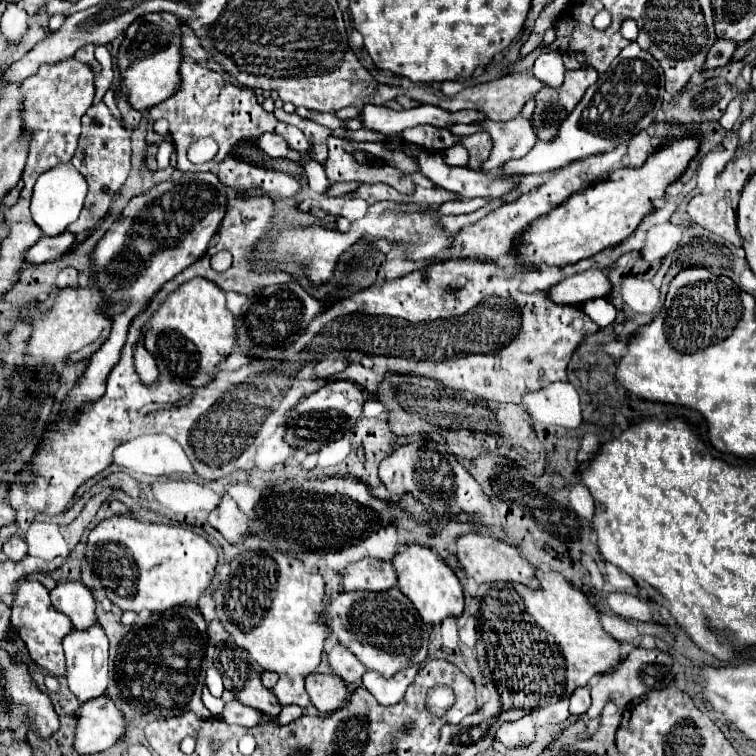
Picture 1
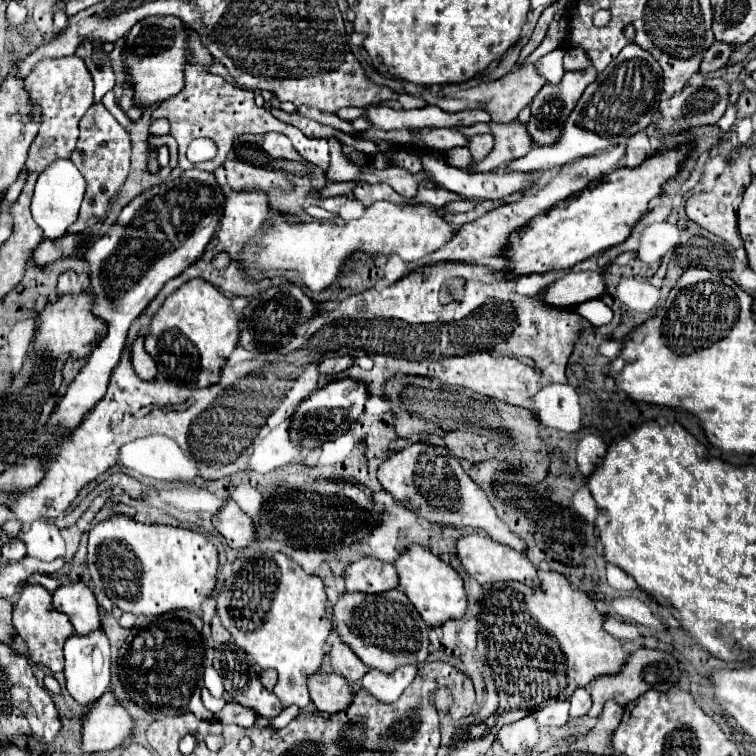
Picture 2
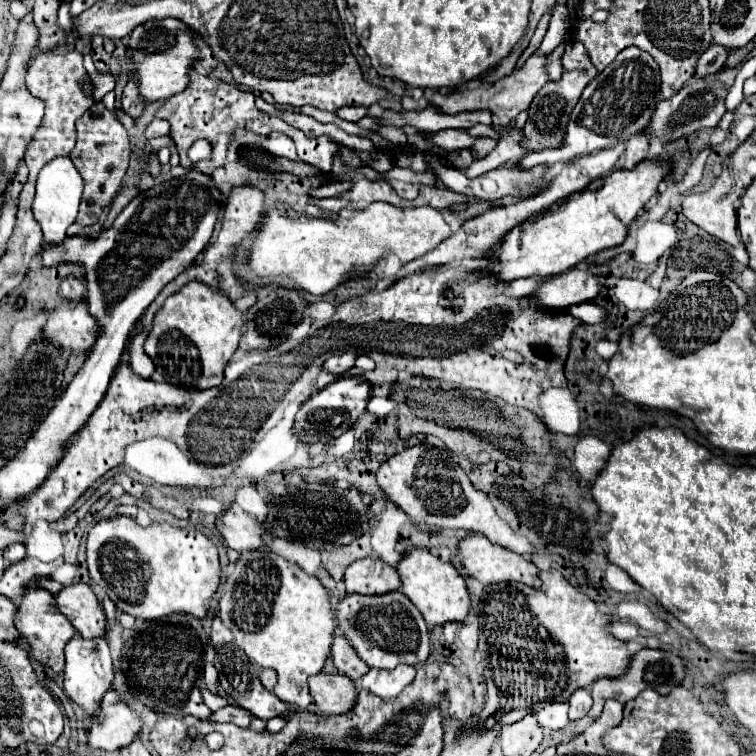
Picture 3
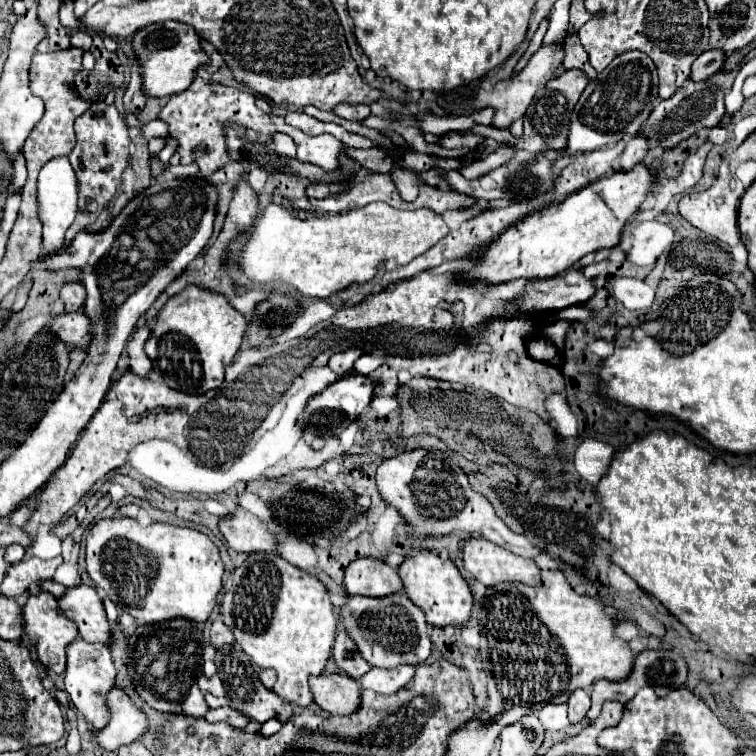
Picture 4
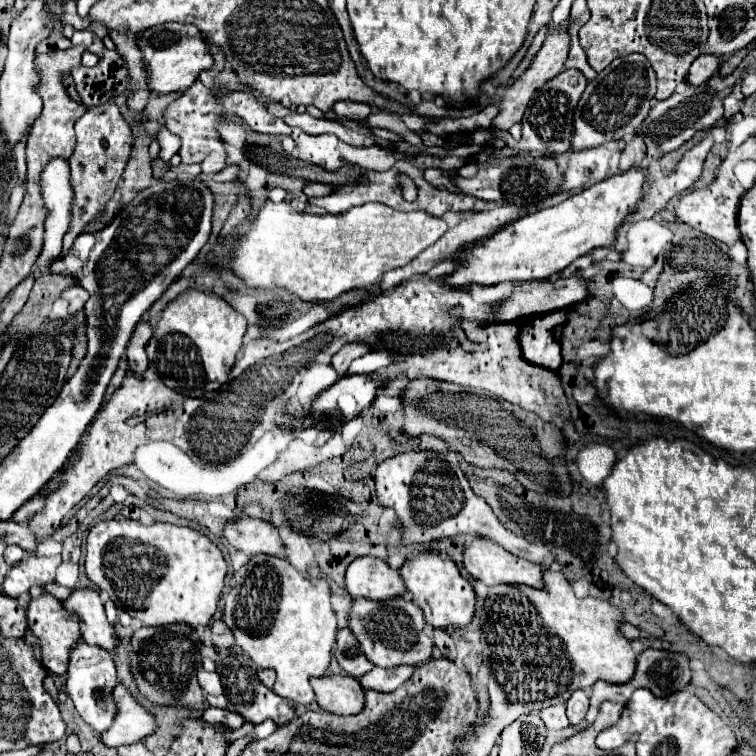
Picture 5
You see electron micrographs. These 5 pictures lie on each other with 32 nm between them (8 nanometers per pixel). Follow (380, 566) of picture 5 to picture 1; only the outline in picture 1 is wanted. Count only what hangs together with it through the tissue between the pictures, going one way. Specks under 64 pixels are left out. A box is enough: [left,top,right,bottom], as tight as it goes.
[344,558,398,592]

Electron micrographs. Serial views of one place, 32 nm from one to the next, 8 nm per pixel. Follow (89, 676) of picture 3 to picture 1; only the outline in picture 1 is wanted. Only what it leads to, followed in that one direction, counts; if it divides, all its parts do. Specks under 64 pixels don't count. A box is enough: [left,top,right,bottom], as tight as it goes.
[64,626,108,704]

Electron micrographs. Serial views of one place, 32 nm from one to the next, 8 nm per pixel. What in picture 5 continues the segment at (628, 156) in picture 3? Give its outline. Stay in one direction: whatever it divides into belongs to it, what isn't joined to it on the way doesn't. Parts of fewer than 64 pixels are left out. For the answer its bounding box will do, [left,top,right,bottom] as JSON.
[620,136,646,172]

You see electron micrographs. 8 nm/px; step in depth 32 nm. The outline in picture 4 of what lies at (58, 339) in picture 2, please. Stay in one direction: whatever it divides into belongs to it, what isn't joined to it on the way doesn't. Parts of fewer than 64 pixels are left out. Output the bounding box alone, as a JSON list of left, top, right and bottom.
[52,310,90,348]

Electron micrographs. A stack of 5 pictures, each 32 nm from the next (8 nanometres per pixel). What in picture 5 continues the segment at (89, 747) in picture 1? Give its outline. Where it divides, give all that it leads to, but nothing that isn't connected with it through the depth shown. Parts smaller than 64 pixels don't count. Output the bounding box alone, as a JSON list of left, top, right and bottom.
[102,684,156,748]

